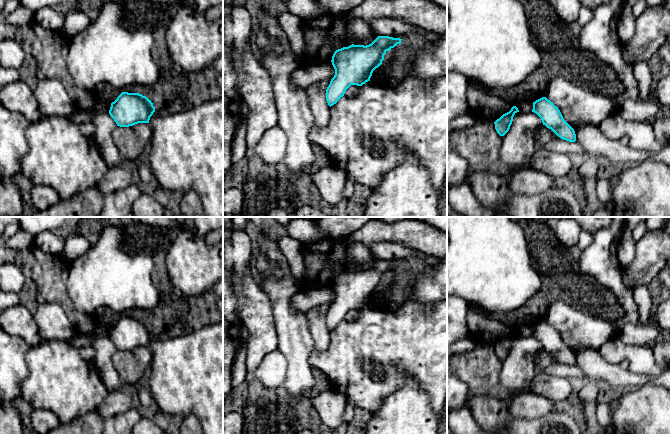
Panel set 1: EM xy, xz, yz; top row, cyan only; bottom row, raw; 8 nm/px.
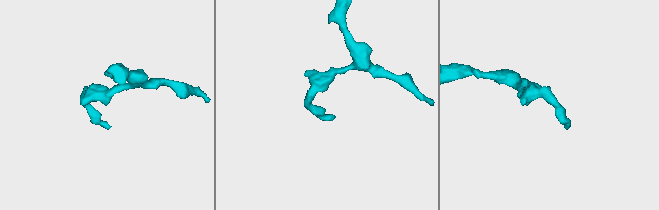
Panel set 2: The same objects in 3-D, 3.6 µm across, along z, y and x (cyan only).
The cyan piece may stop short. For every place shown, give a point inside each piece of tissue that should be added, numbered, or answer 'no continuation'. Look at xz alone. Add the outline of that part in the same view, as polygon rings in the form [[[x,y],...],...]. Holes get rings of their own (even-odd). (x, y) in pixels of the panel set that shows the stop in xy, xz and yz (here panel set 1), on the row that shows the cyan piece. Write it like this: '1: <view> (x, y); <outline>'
no continuation

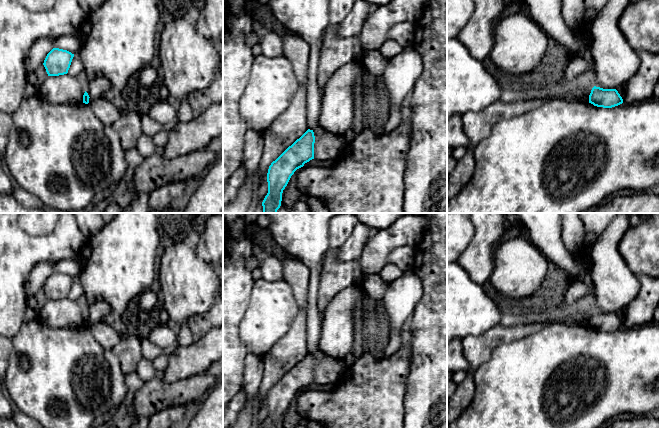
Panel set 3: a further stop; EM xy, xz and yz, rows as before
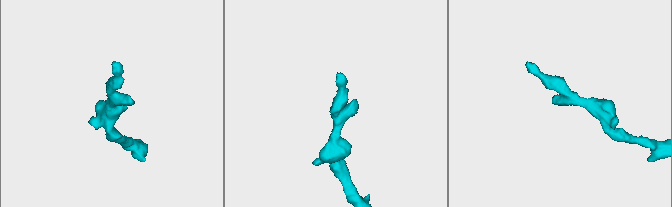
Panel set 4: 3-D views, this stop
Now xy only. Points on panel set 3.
no continuation

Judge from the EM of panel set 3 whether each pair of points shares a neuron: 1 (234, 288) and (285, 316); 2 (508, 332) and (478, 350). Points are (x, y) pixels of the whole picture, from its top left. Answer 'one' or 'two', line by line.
1: two
2: one

